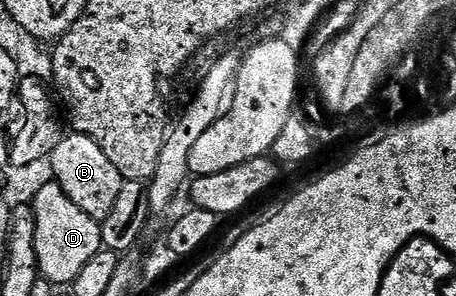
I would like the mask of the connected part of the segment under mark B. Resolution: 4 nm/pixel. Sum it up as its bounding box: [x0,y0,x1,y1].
[50,134,125,221]

